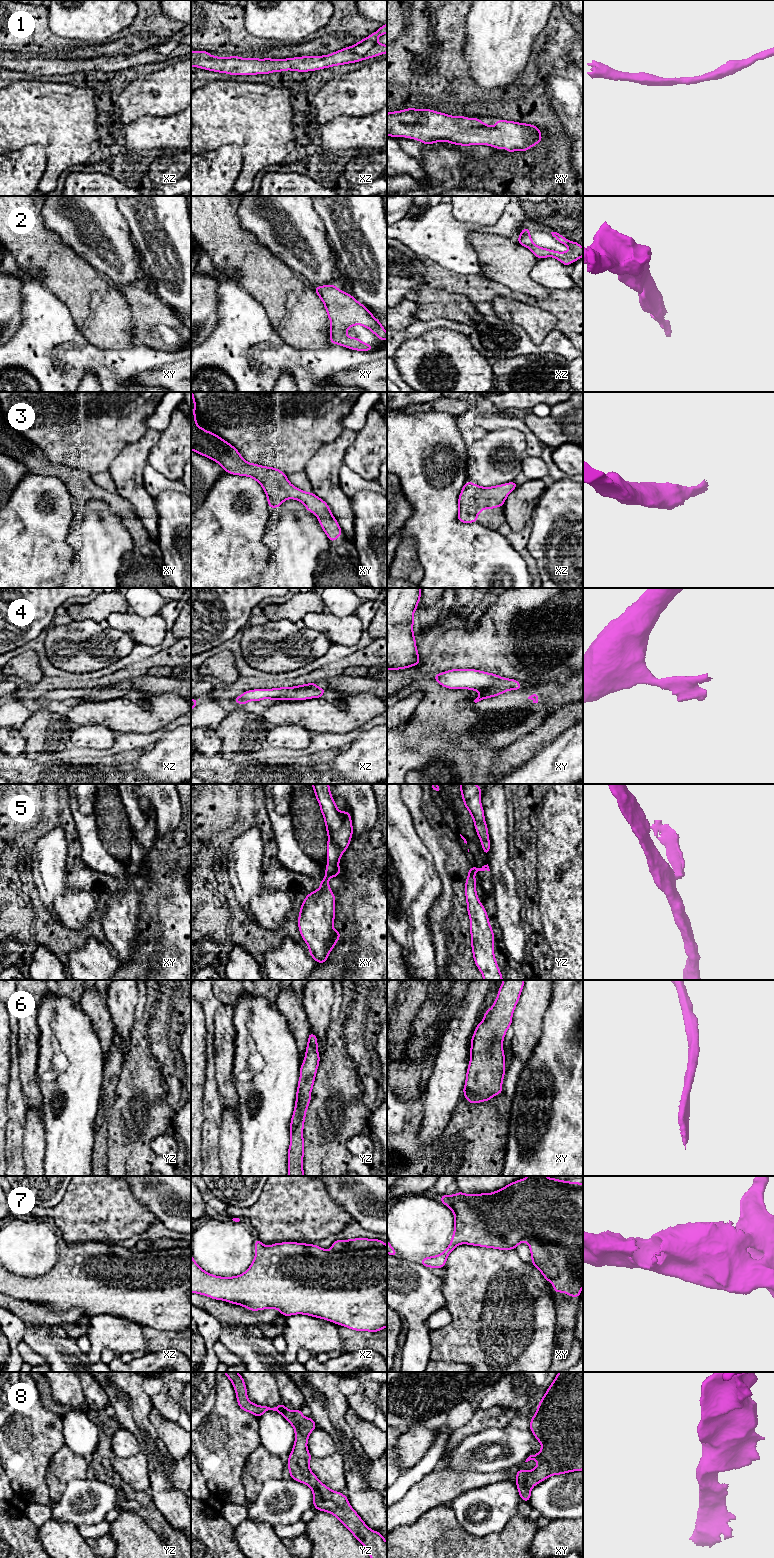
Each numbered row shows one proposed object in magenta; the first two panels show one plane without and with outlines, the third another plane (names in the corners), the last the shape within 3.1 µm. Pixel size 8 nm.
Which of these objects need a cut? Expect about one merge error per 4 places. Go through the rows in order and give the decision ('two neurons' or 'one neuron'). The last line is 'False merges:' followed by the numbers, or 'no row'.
1: one neuron
2: one neuron
3: one neuron
4: two neurons
5: two neurons
6: one neuron
7: two neurons
8: one neuron
False merges: 4, 5, 7

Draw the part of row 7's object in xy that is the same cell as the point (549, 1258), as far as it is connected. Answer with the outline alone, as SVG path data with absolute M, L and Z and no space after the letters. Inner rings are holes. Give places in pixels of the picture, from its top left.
M536 1239L529 1241L532 1262L553 1284L558 1294L565 1292L570 1297L580 1297L583 1287L583 1258L581 1253L575 1255L572 1265L565 1257L564 1250L555 1243L541 1242Z

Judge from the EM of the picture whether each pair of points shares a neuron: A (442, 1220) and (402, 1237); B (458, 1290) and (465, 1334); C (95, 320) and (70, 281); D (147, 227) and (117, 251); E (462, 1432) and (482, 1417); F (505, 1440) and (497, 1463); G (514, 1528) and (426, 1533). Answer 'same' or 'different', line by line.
A: same
B: same
C: same
D: different
E: same
F: same
G: same

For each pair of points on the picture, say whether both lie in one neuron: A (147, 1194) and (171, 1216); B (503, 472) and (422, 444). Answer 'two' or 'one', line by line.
A: one
B: two

